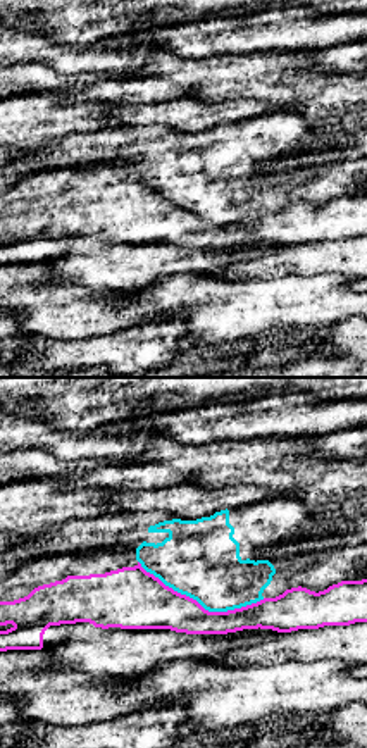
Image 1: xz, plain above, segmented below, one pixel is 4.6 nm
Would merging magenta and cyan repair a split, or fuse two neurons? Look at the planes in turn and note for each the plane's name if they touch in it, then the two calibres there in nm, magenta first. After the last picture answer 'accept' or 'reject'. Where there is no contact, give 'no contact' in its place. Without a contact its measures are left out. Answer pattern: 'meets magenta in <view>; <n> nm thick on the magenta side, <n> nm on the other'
meets magenta in xz; 240 nm thick on the magenta side, 360 nm on the other

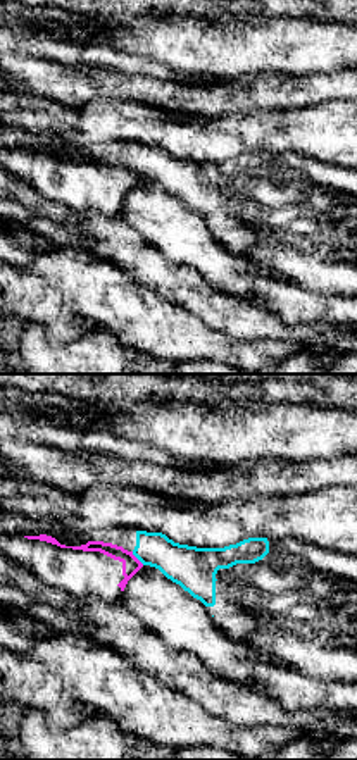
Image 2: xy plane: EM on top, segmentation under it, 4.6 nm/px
meets magenta in xy; 80 nm thick on the magenta side, 190 nm on the other

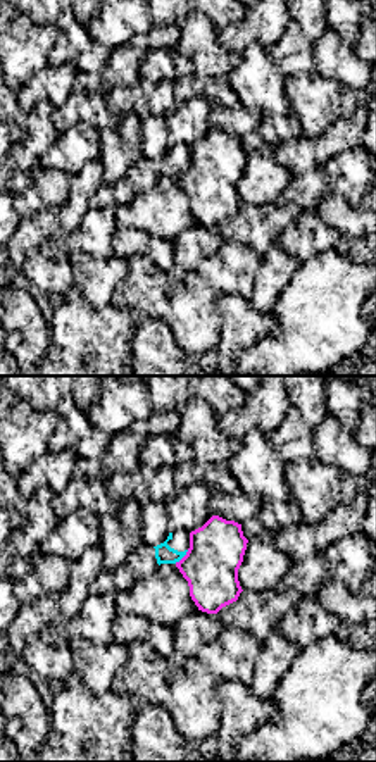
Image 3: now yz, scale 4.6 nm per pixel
meets magenta in yz; 260 nm thick on the magenta side, 90 nm on the other

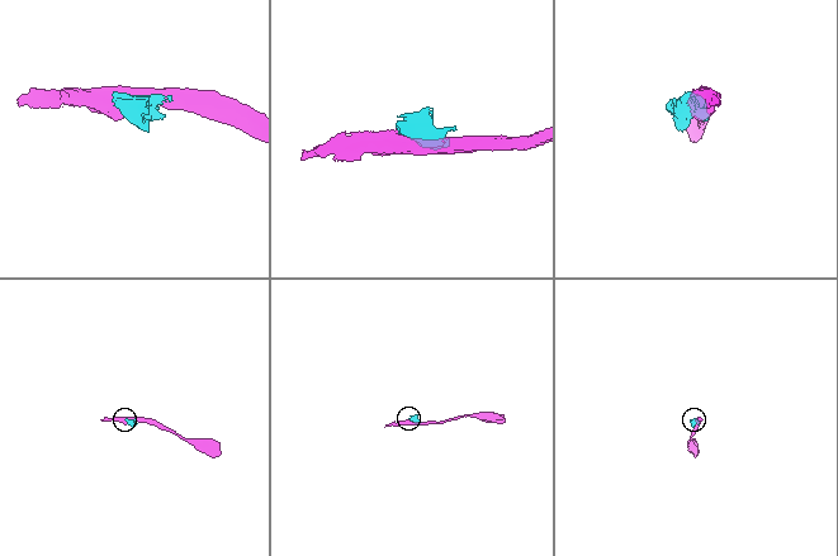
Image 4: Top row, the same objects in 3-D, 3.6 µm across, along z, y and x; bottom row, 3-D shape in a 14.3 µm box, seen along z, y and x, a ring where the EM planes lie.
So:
reject

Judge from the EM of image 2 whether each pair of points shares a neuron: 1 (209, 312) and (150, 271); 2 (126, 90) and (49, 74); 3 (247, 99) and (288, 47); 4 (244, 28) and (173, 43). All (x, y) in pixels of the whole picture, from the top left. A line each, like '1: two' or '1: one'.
1: one
2: one
3: two
4: one

